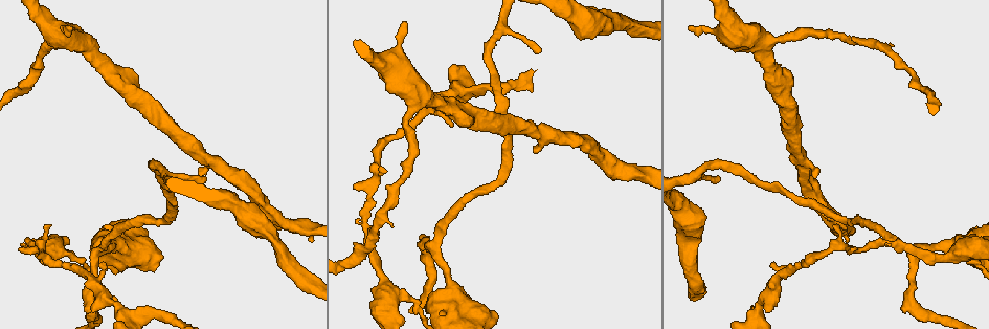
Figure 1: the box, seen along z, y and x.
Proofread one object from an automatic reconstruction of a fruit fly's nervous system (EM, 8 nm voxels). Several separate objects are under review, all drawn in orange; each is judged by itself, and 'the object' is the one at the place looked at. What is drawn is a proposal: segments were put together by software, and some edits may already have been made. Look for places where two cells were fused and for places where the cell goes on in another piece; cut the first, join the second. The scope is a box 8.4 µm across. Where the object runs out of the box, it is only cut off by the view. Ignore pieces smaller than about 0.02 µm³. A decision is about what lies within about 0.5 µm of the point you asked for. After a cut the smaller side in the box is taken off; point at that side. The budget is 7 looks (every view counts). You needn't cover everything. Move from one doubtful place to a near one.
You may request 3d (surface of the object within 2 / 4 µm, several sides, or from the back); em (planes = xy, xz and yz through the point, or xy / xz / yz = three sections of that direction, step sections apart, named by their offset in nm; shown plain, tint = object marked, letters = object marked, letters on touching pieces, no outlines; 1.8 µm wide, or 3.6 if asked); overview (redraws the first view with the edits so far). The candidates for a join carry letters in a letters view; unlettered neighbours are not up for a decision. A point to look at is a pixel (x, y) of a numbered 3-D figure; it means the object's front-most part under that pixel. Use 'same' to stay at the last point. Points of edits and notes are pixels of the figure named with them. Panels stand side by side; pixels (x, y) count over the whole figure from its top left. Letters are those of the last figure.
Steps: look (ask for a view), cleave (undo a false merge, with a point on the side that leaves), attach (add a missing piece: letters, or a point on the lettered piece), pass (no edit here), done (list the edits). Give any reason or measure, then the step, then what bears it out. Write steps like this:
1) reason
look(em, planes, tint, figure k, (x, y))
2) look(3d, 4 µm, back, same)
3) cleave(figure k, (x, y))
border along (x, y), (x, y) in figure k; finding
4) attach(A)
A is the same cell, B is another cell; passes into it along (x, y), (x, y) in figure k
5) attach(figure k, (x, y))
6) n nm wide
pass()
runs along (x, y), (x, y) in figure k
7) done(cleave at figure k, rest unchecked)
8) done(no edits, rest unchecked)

thin end
look(em, planes, letters, figure 1, (855, 248))

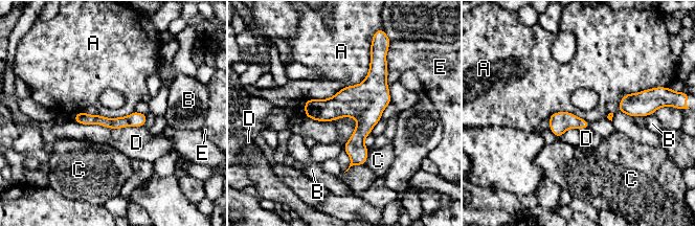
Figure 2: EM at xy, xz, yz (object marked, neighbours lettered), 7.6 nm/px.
90 nm wide
pass()
A, B, C, D and E are other cells; border along (371, 49), (366, 76), (343, 88) in figure 2; no lettered piece goes on from it

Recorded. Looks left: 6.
branch point
look(3d, 2 µm, figure 1, (923, 245))

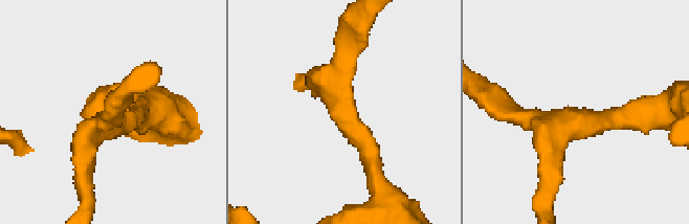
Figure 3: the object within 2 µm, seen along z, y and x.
3 arms; arms of 170, 170, 240 nm
look(em, planes, letters, figure 3, (109, 124))

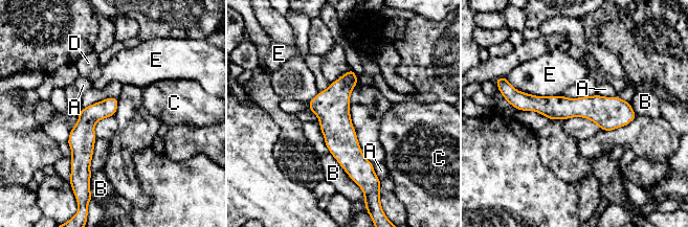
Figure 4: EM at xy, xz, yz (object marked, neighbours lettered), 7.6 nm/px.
150 nm wide
pass()
A, B, C, D and E are other cells; border along (511, 84), (536, 95), (561, 95) in figure 4; all the same cell

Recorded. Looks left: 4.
branch stops here
look(em, planes, letters, figure 1, (406, 22))

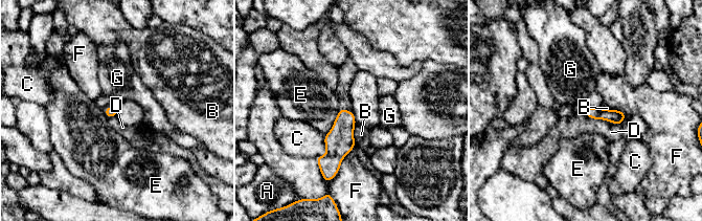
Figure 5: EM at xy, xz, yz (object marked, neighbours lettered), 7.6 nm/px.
pass()
A, B, C, D, E, F and G are other cells; border along (595, 118), (609, 120), (620, 126) in figure 5; no lettered piece goes on from it

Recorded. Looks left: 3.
done(no edits, rest unchecked)

